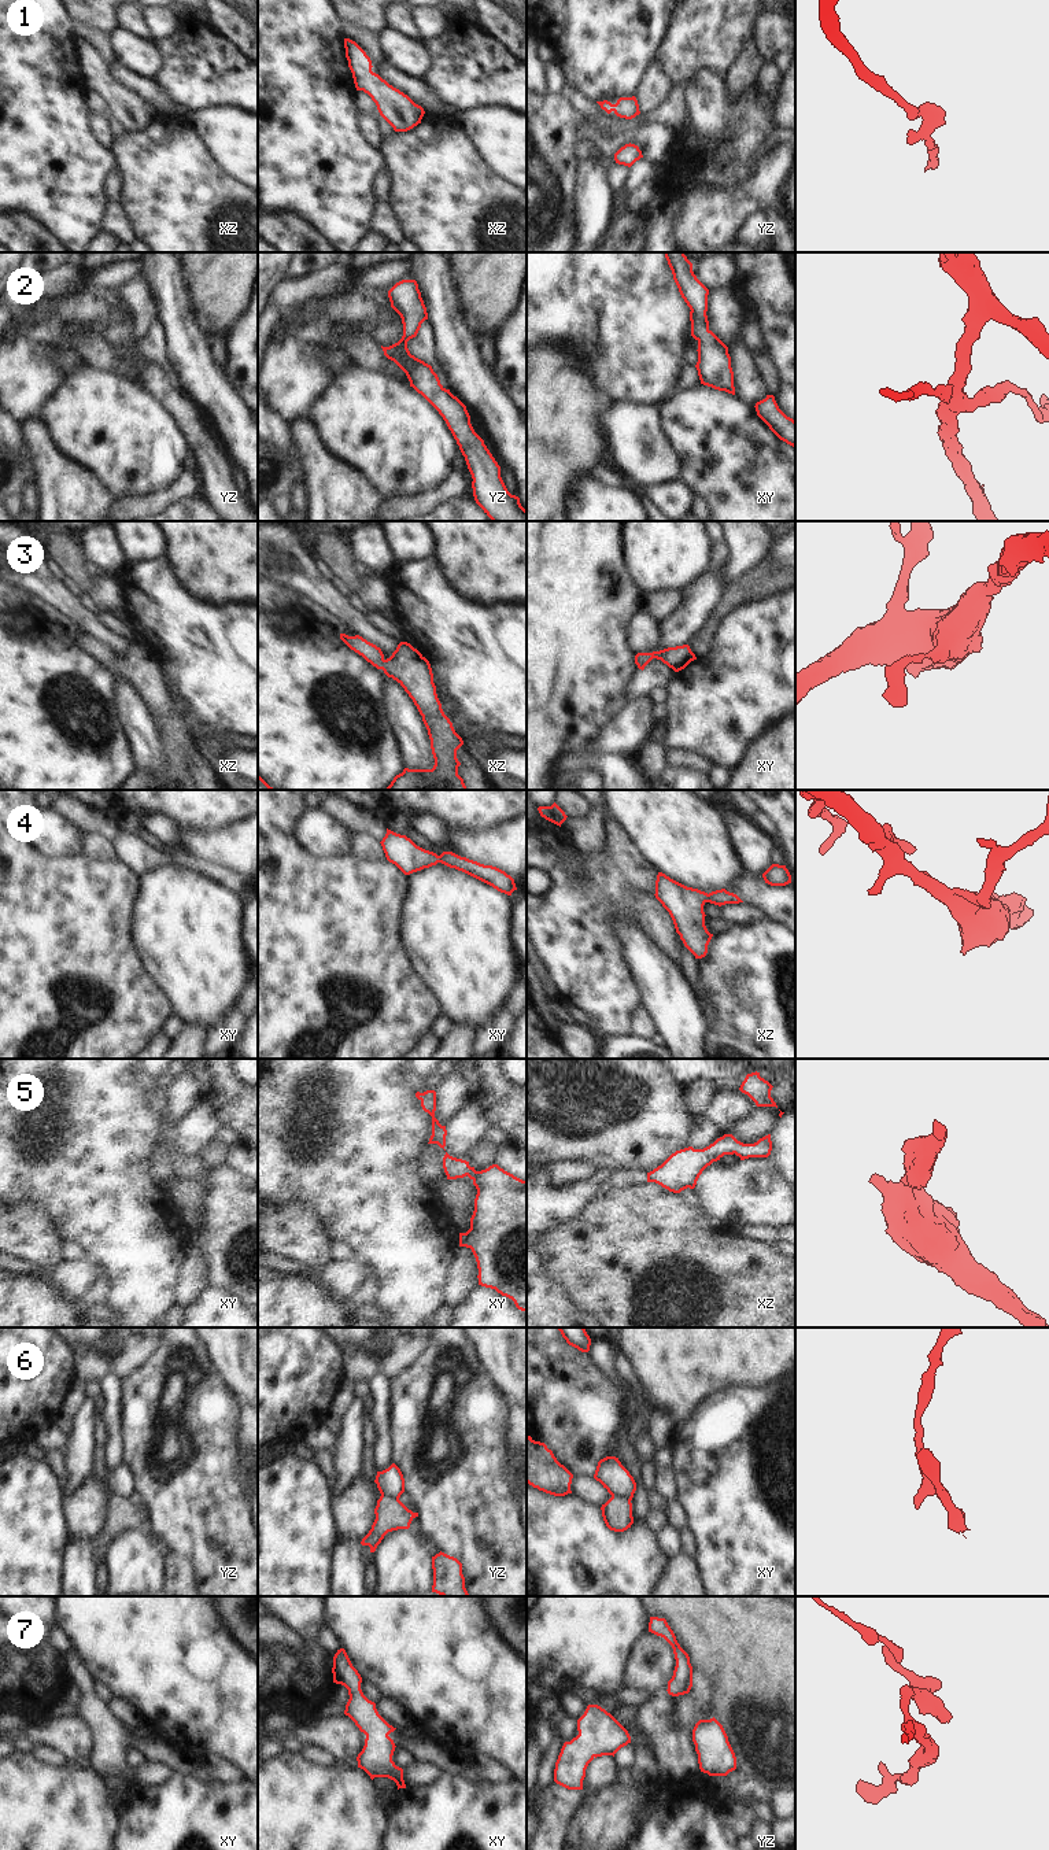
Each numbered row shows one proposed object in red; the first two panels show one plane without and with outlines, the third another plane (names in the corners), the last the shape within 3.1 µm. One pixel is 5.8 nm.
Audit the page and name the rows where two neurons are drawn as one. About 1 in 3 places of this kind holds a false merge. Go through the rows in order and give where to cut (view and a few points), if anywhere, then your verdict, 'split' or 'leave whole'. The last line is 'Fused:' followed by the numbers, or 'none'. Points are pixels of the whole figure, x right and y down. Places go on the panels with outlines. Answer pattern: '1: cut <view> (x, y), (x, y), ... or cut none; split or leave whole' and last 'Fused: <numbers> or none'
1: cut none; leave whole
2: cut none; leave whole
3: cut none; leave whole
4: cut none; leave whole
5: cut none; leave whole
6: cut xy (612, 1495), (620, 1495), (630, 1500); split
7: cut none; leave whole
Fused: 6

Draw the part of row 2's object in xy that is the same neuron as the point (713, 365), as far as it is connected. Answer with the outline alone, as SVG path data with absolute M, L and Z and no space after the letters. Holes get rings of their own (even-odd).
M665 252L673 280L690 307L691 336L698 341L695 365L701 384L735 395L728 347L709 329L709 289L697 278L684 252Z

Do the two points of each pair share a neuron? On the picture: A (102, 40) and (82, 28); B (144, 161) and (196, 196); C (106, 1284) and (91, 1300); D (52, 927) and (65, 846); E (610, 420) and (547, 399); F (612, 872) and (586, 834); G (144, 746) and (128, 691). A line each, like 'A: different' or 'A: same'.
A: same
B: same
C: same
D: different
E: different
F: different
G: same

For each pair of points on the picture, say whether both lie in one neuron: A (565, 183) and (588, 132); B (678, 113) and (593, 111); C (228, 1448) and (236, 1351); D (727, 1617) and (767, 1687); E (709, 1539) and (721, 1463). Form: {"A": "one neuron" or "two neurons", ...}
{"A": "two neurons", "B": "one neuron", "C": "two neurons", "D": "one neuron", "E": "one neuron"}

